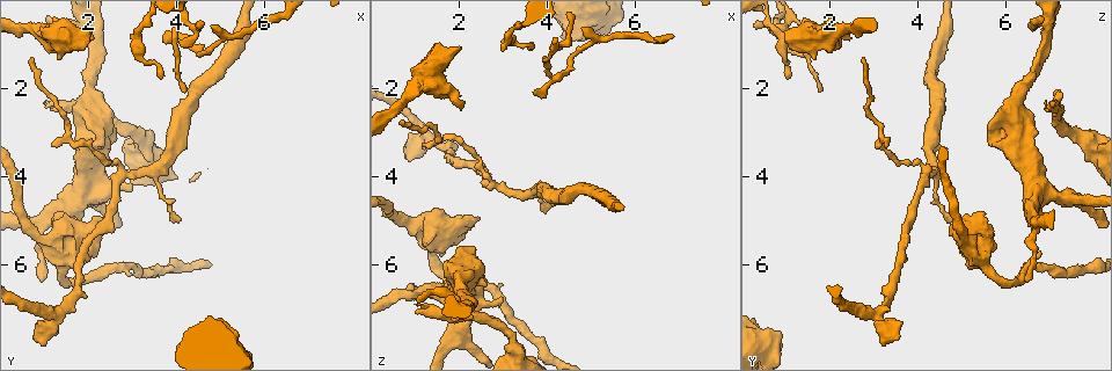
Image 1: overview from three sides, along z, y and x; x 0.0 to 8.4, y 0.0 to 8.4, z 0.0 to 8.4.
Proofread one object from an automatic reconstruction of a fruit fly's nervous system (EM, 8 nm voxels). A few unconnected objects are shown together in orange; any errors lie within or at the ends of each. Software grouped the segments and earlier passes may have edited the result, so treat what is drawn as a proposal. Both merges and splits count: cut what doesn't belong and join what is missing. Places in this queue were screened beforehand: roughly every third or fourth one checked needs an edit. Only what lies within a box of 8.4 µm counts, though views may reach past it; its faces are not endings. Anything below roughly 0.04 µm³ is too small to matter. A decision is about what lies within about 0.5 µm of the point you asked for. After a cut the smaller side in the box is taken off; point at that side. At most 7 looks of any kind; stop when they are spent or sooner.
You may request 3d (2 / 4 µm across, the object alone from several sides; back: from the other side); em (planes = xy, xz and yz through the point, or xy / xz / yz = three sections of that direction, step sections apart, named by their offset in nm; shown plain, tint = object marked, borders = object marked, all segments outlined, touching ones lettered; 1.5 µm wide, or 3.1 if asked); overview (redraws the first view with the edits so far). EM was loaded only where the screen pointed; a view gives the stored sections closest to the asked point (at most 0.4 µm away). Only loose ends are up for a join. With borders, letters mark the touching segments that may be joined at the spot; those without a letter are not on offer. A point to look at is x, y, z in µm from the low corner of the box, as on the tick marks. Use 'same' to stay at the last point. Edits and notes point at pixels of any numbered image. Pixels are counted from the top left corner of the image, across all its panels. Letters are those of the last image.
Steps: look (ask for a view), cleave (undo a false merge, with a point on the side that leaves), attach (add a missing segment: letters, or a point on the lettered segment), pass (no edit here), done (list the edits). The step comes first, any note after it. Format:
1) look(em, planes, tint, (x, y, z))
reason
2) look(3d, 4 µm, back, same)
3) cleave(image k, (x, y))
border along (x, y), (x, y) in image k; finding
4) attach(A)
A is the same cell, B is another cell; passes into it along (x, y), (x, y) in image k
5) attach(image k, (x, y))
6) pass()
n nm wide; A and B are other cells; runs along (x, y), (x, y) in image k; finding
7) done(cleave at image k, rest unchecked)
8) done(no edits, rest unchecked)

look(3d, 4 µm, (0.75, 1.40, 2.70))
branch stops here

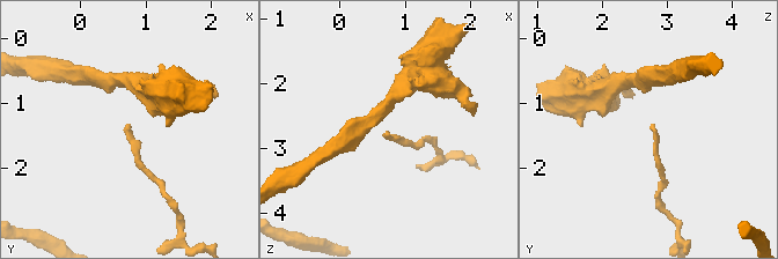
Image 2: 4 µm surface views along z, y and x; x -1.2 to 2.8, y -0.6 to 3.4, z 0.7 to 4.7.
look(em, planes, borders, (0.70, 1.40, 2.70))
shape alone is not enough

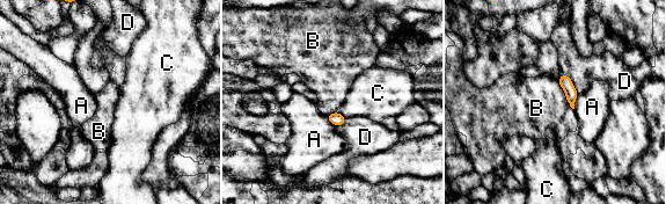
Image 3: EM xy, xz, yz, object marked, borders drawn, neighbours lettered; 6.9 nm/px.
pass()
90 nm wide; A, B, C and D are other cells; border along (556, 81), (573, 109) in image 3; no lettered segment goes on from it

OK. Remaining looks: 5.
look(em, planes, borders, (2.80, 3.95, 4.15))
arms part here

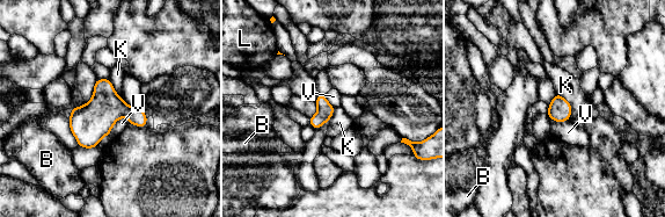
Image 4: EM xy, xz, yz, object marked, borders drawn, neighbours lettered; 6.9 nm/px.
pass()
160 nm wide; B, K, L and V are other cells; all the same neuron

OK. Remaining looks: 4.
look(3d, 4 µm, (1.00, 2.45, 6.90))
an open end

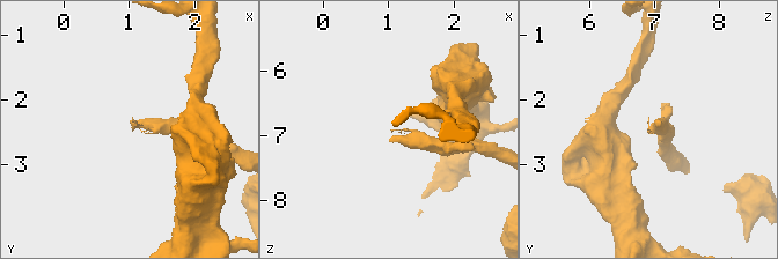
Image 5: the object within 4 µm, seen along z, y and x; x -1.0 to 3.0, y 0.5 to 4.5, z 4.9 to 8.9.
look(em, xy, step 8, borders, (1.05, 2.45, 6.90))

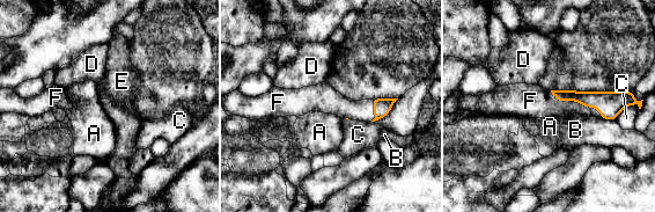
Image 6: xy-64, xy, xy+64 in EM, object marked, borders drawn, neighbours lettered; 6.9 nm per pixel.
look(em, planes, borders, same)

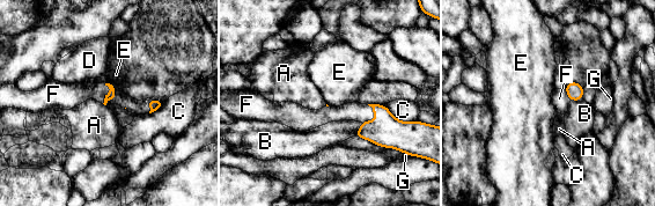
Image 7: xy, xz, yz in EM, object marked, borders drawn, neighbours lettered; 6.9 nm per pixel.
attach(F)
F is the same cell, A, B, C, D, E and G are other cells; passes into it along (112, 94), (107, 94), (71, 95) in image 7; it goes on there

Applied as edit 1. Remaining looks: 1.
done(attach at image 7, rest unchecked)

